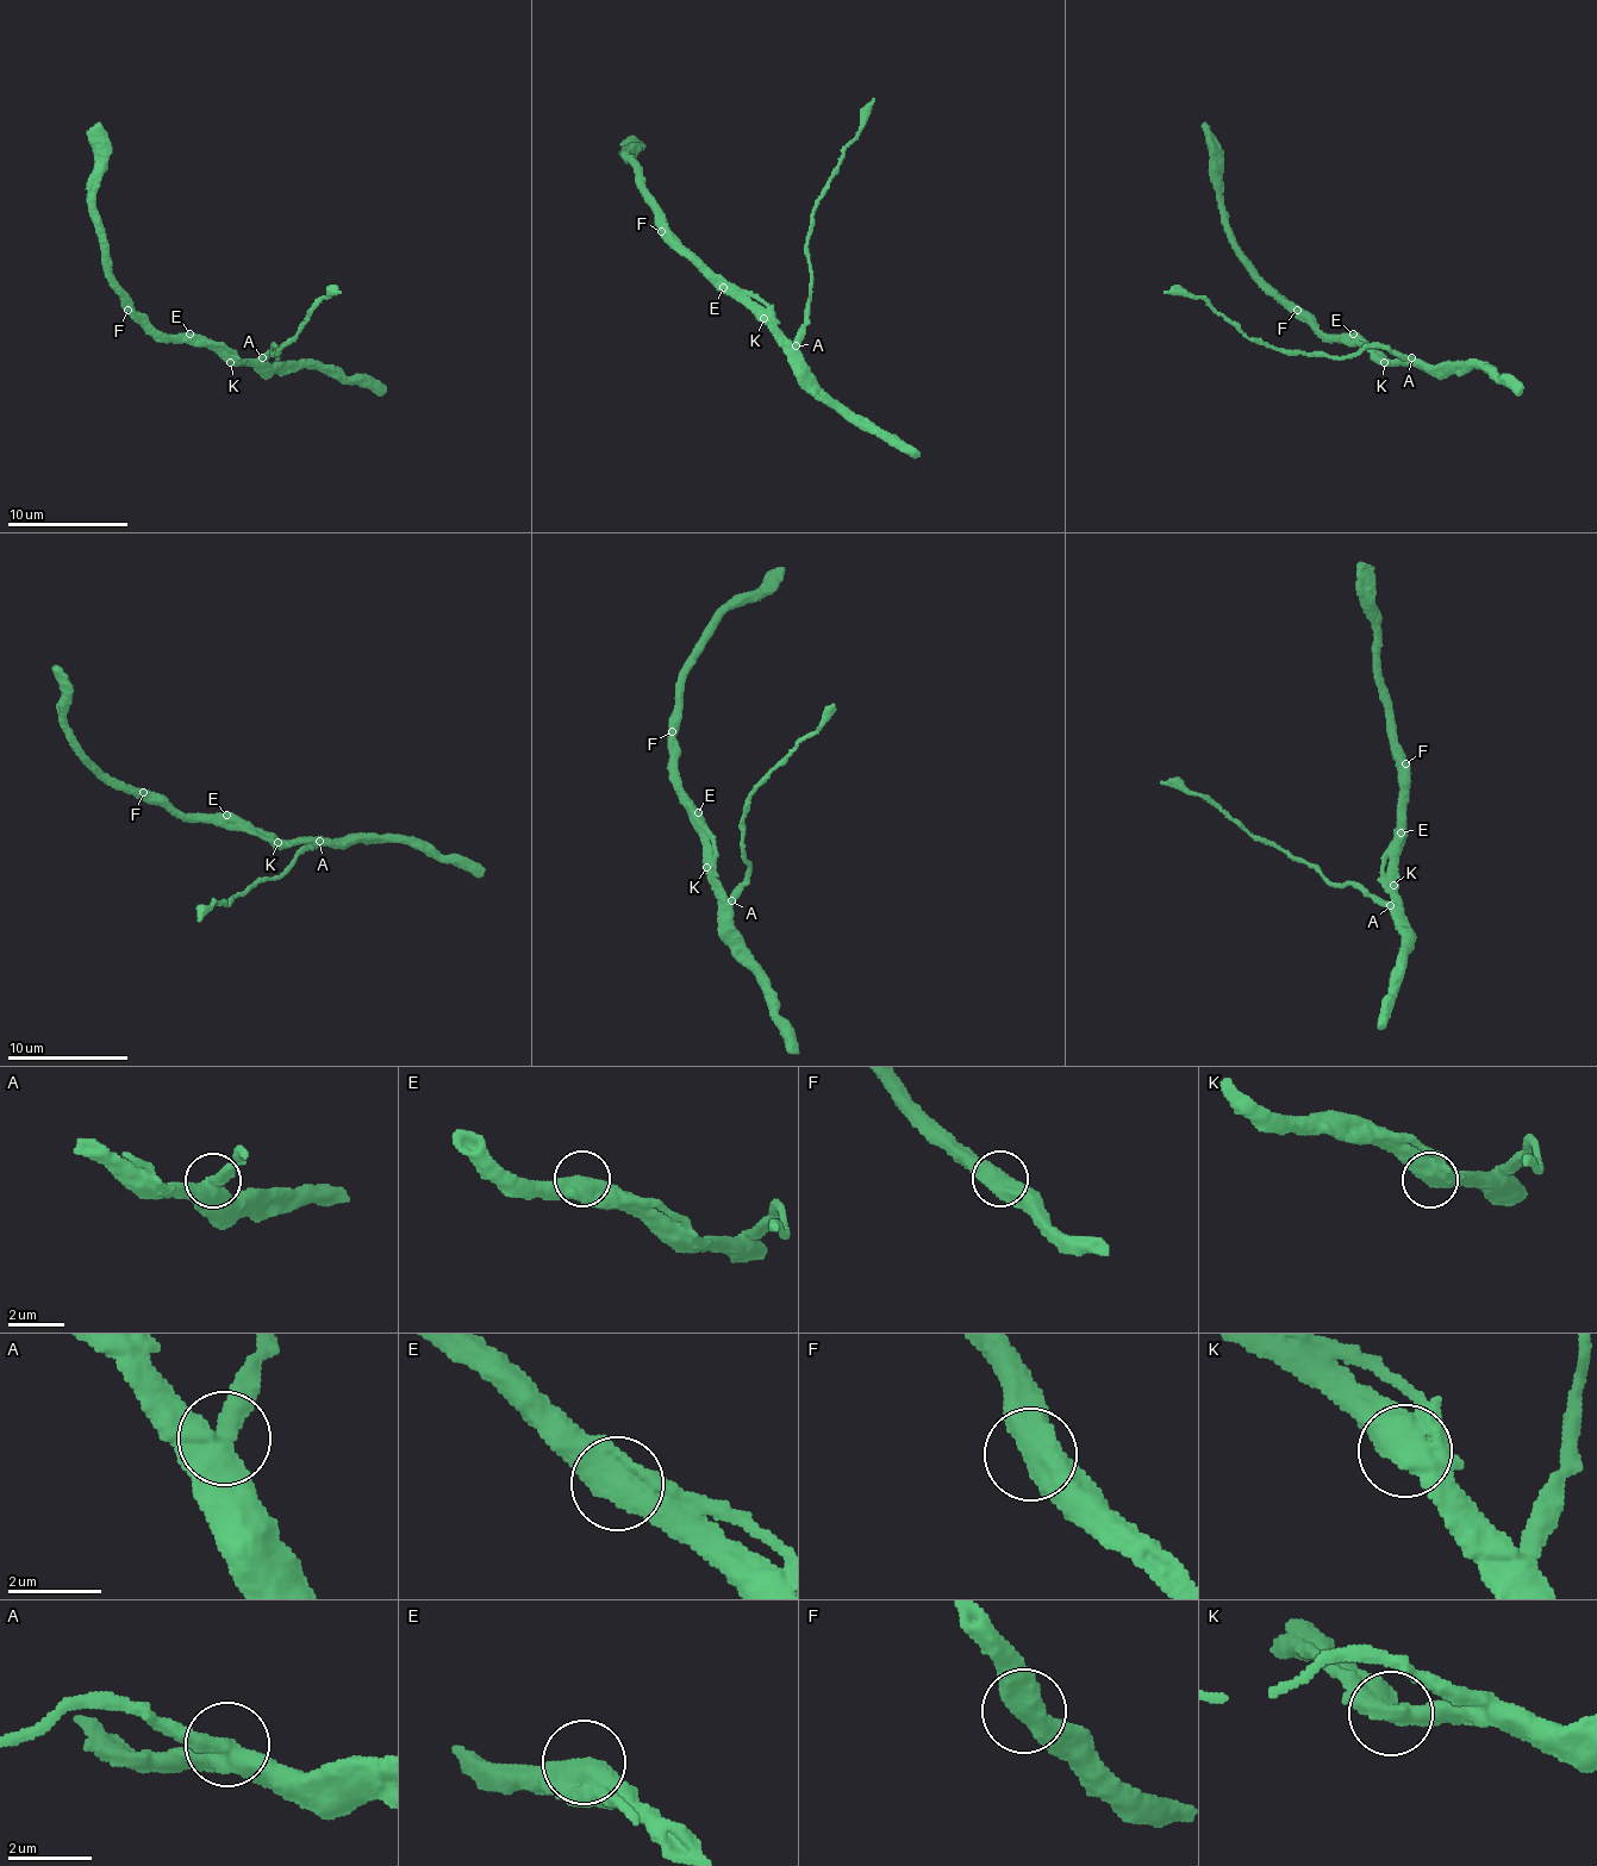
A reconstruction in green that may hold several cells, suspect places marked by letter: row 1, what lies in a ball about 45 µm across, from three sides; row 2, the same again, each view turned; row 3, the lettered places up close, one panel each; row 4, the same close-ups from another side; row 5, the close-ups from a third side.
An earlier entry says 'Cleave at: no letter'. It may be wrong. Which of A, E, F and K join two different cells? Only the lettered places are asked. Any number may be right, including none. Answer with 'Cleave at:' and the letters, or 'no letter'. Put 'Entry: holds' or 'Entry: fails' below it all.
Cleave at: A
Entry: fails

